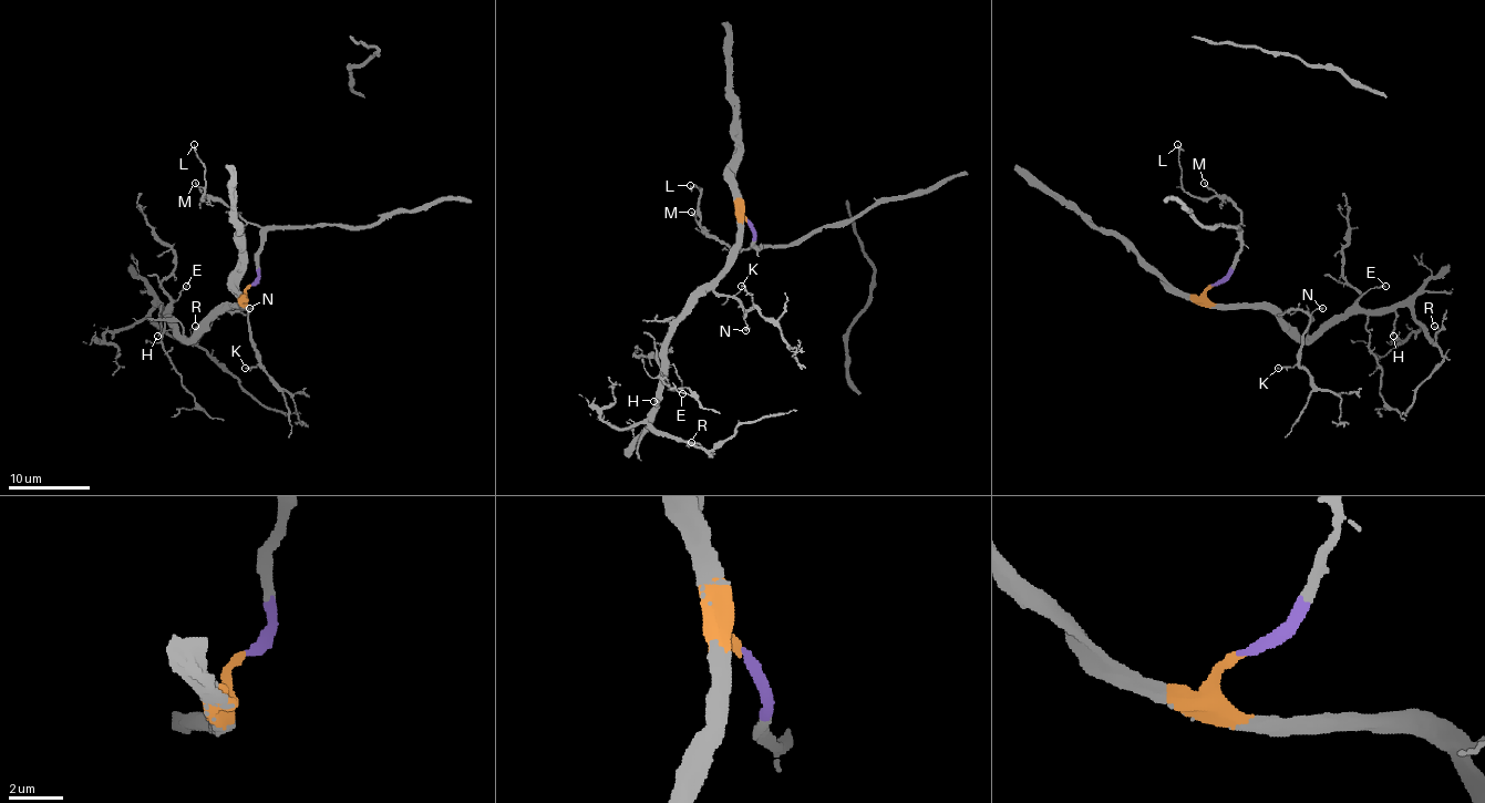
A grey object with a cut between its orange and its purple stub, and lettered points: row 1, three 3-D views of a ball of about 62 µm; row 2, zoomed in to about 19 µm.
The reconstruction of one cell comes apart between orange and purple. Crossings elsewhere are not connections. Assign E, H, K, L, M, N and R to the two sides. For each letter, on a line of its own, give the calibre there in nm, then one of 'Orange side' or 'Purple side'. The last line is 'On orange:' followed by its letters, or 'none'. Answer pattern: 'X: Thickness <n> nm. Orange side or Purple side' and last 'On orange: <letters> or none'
E: Thickness 120 nm. Orange side
H: Thickness 180 nm. Orange side
K: Thickness 120 nm. Orange side
L: Thickness 200 nm. Purple side
M: Thickness 140 nm. Purple side
N: Thickness 170 nm. Orange side
R: Thickness 110 nm. Orange side
On orange: E, H, K, N, R

